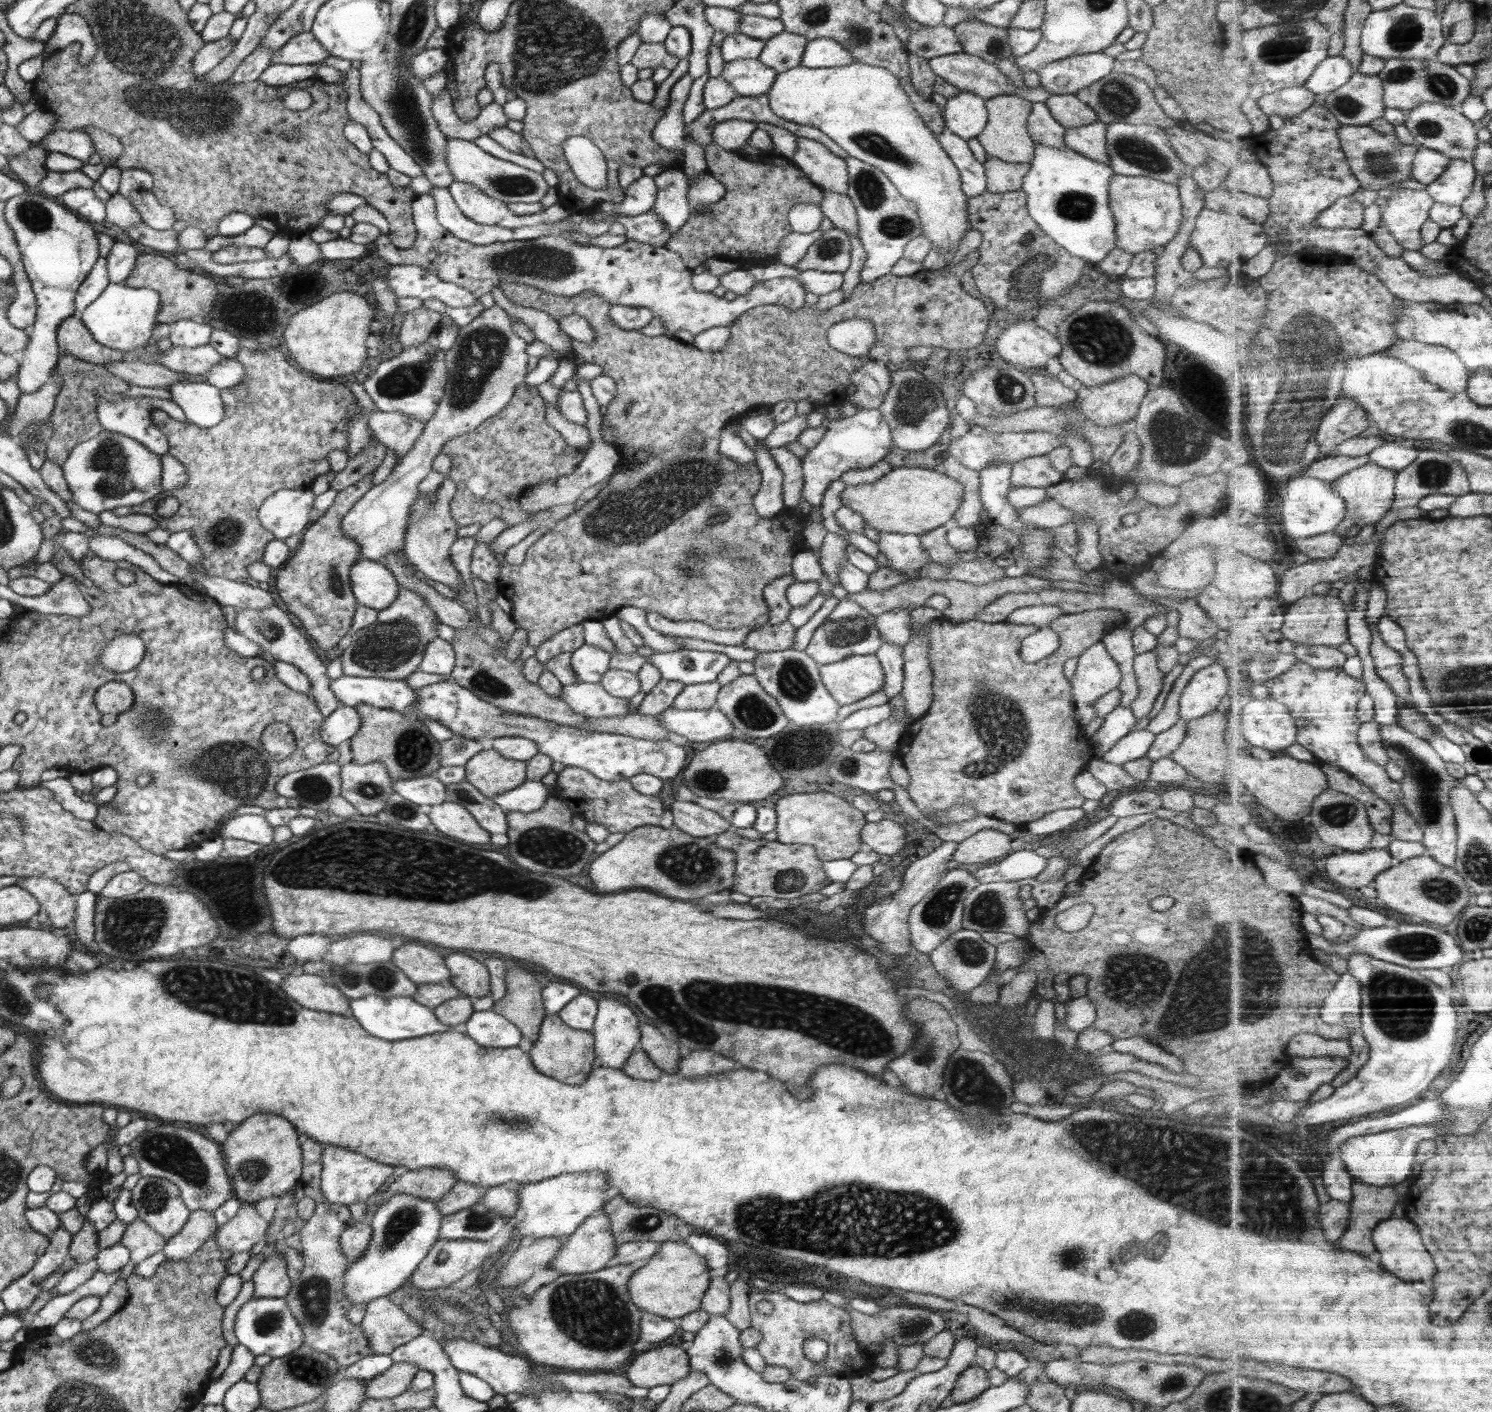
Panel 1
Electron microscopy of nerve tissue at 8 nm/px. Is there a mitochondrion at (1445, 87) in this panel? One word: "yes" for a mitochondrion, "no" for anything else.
yes

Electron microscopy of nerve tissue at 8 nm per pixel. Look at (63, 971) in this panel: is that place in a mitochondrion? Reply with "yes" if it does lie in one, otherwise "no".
no

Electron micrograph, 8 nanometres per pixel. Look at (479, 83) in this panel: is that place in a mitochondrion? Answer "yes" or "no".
no

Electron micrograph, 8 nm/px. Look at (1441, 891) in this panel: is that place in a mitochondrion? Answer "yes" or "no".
yes

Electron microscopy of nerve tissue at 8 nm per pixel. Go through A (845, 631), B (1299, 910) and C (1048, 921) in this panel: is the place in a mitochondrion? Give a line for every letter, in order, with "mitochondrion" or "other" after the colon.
A: mitochondrion
B: other
C: other

